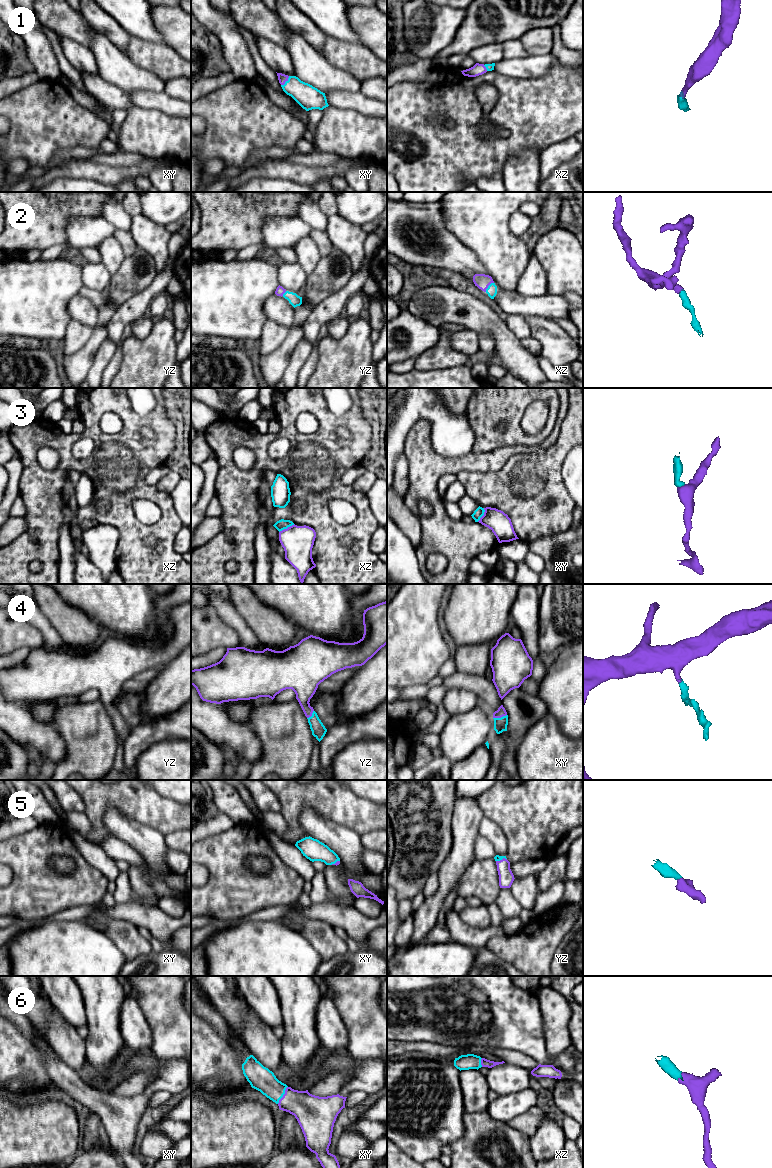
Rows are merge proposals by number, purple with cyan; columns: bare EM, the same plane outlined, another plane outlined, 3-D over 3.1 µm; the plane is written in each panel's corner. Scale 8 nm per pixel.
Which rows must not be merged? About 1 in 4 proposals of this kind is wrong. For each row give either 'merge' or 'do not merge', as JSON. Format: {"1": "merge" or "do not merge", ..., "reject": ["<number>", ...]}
{"1": "merge", "2": "merge", "3": "do not merge", "4": "merge", "5": "merge", "6": "merge", "reject": ["3"]}

